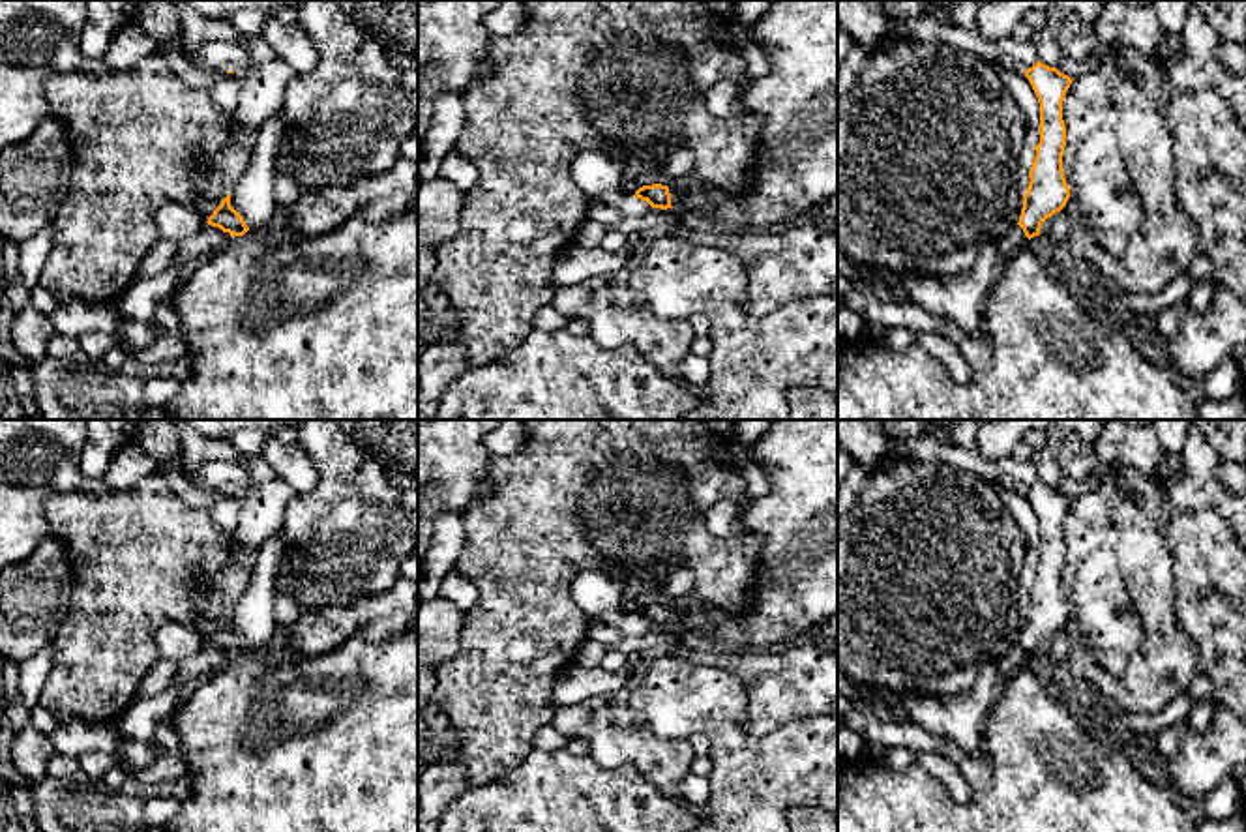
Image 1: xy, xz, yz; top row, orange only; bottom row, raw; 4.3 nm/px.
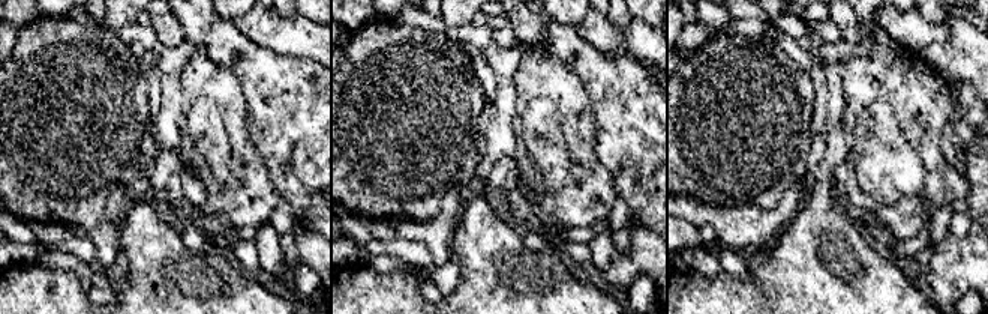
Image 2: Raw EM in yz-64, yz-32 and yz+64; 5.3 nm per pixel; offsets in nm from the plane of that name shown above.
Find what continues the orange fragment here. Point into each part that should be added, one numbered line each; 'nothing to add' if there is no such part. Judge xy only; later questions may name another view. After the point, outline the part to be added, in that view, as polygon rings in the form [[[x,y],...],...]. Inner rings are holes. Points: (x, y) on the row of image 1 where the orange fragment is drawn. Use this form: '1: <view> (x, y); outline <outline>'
1: xy (325, 326); outline [[[418,210],[373,223],[354,215],[332,232],[304,238],[274,238],[251,230],[193,266],[174,296],[184,337],[193,349],[191,377],[167,405],[169,420],[418,420]]]

